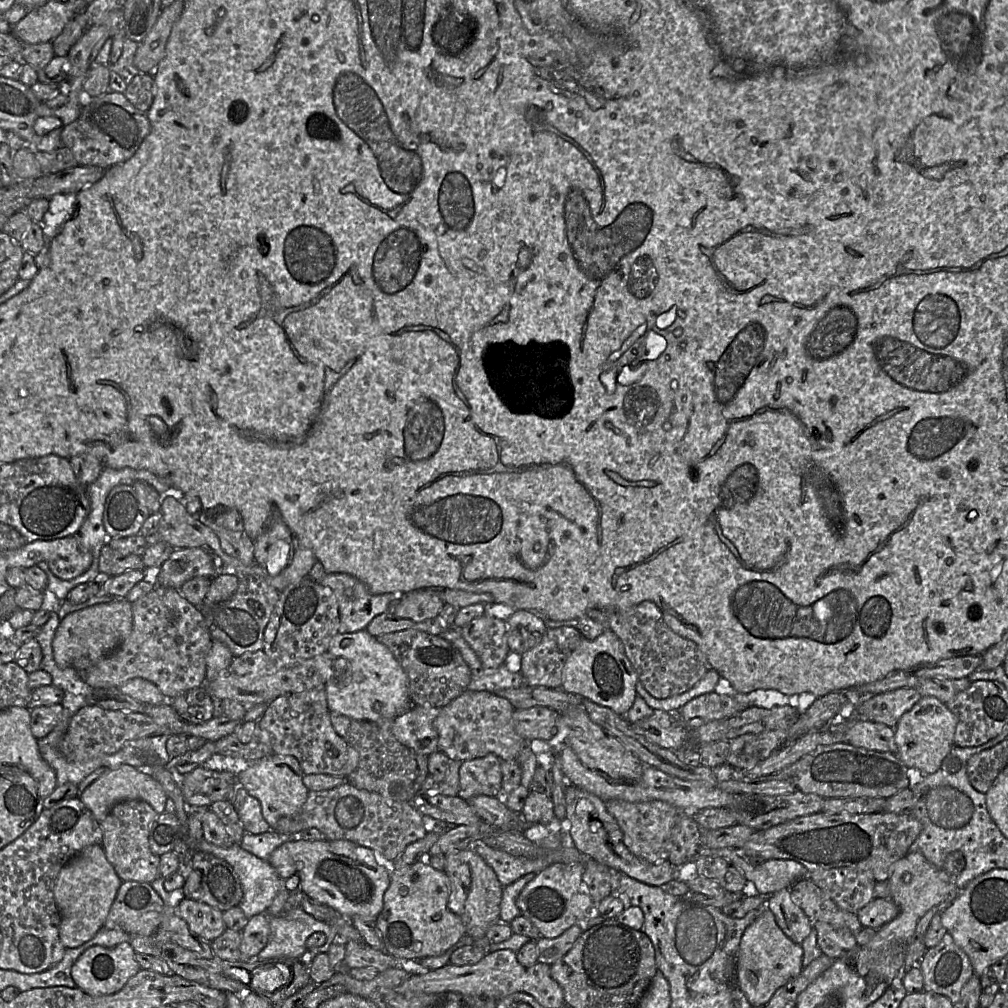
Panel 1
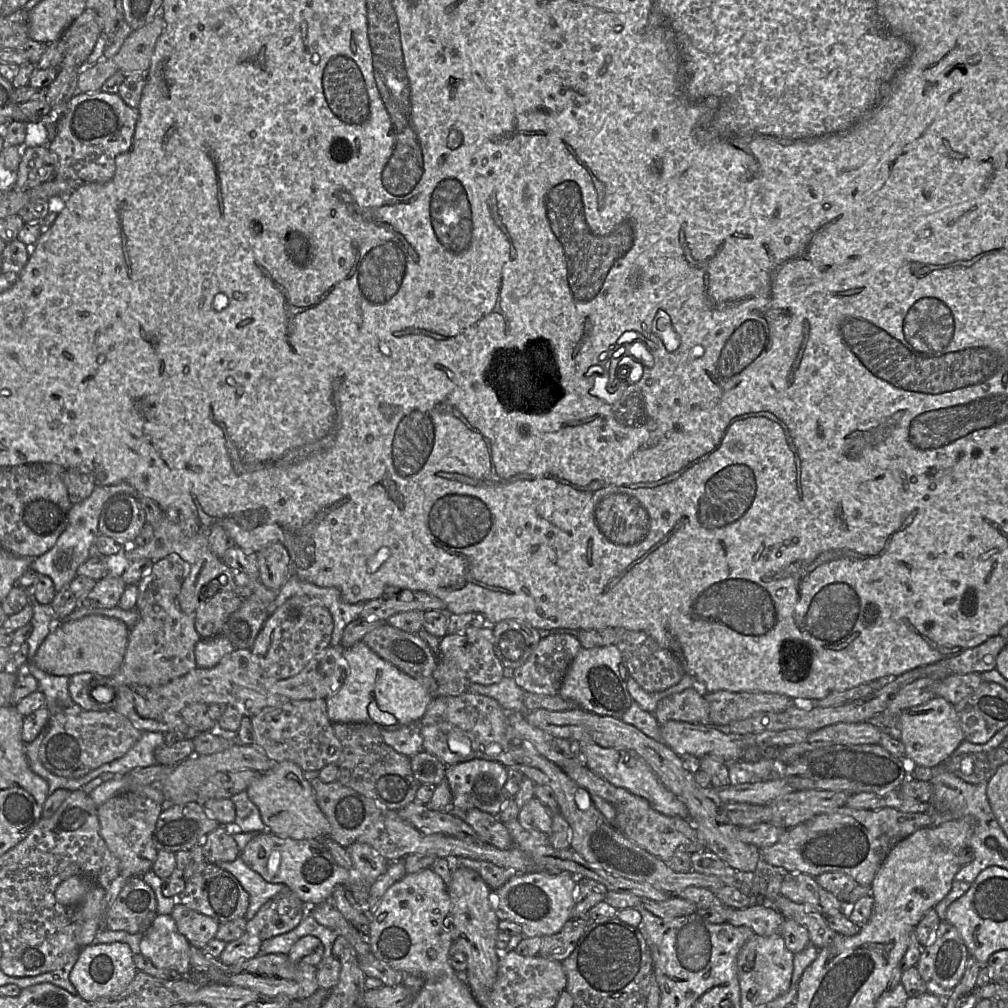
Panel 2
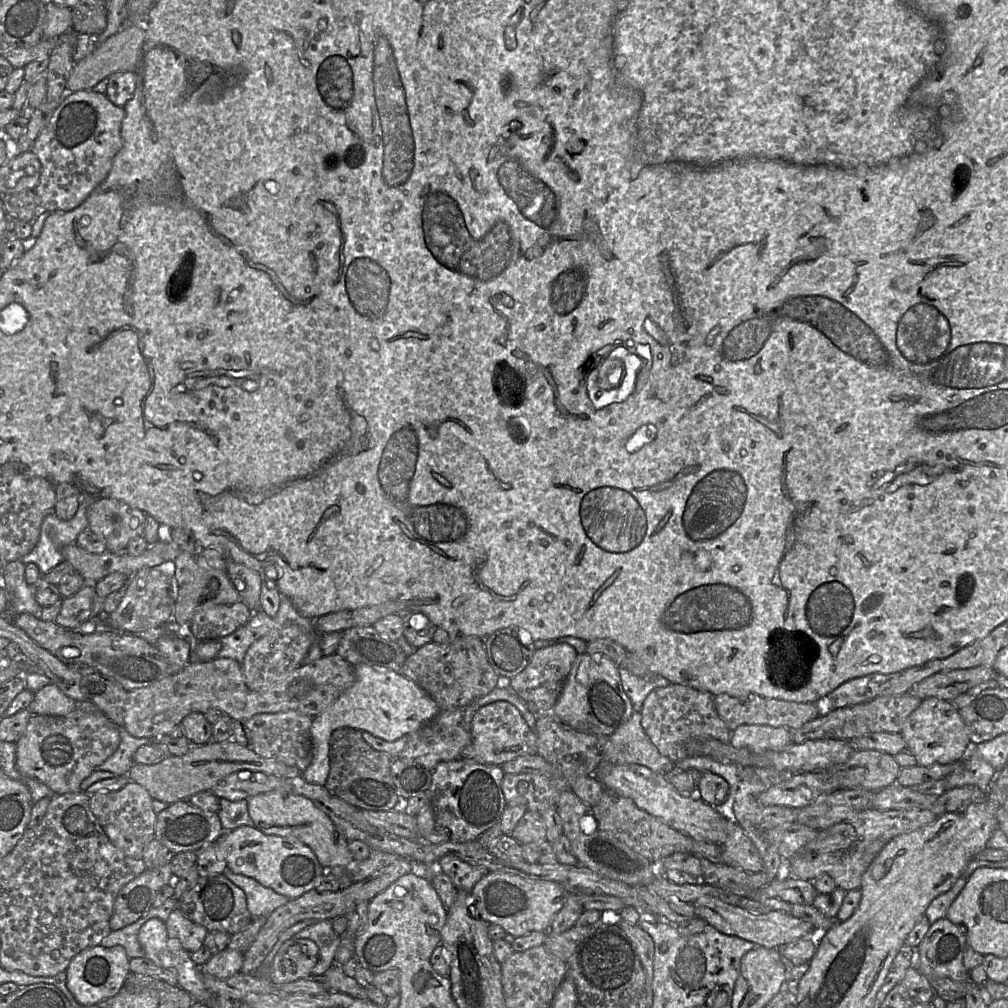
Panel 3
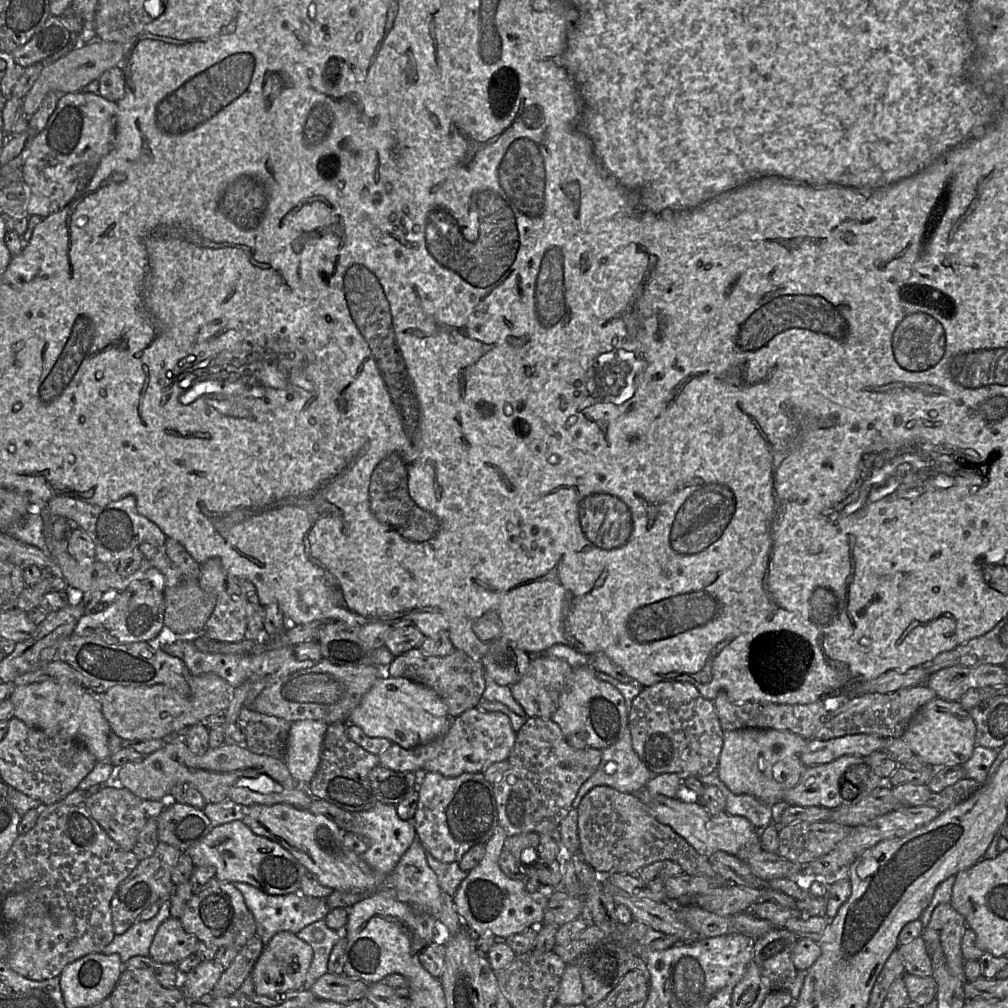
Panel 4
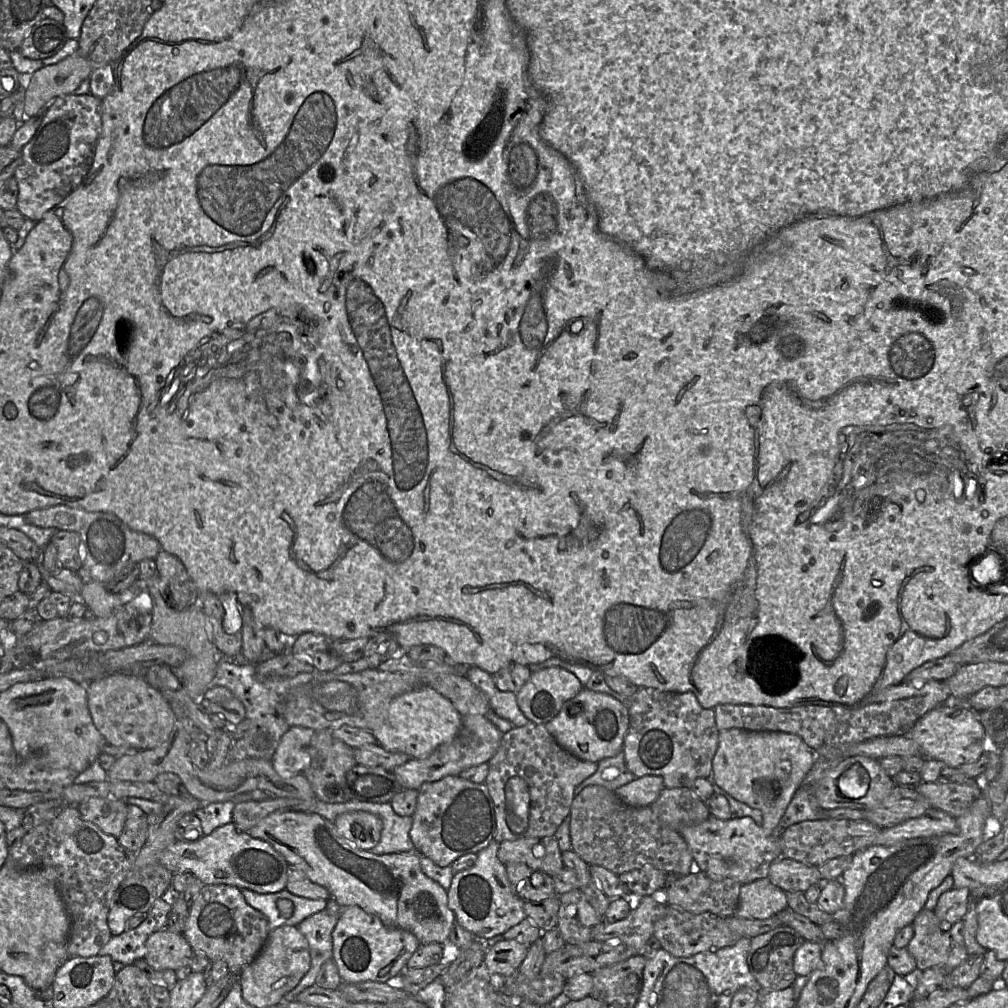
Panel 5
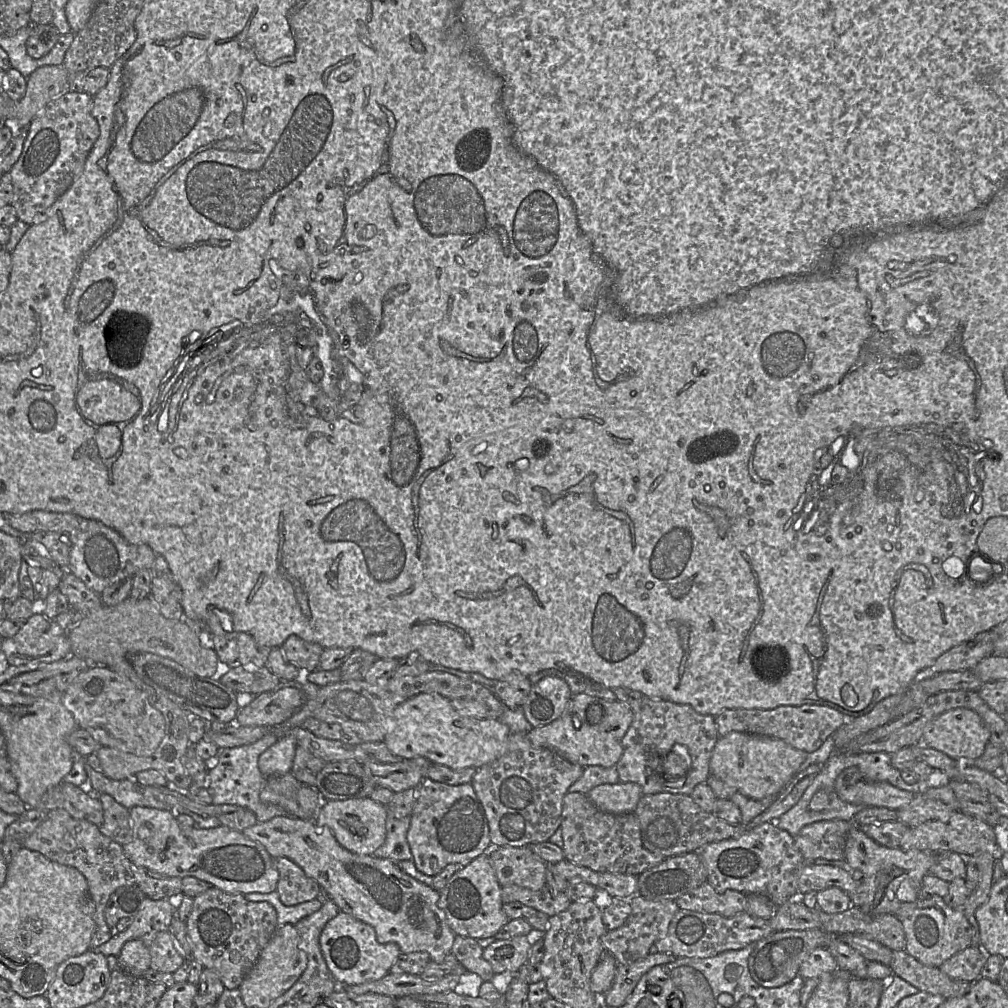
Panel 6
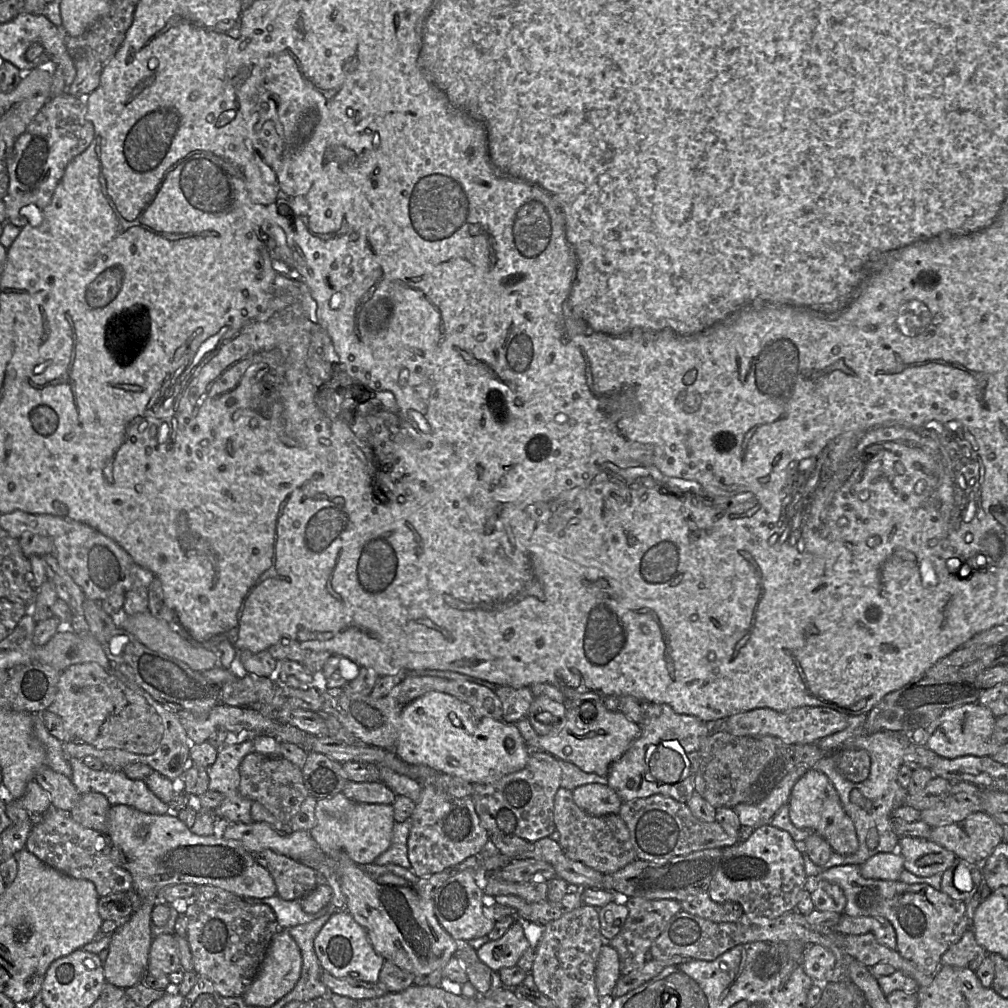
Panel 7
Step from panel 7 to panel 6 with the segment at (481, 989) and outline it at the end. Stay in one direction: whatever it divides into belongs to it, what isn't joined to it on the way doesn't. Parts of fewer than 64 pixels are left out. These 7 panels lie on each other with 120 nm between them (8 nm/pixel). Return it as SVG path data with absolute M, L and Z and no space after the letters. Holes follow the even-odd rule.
M455 935L450 953L468 972L478 974L486 982L491 981L495 973L491 964L483 958L483 951L476 939Z

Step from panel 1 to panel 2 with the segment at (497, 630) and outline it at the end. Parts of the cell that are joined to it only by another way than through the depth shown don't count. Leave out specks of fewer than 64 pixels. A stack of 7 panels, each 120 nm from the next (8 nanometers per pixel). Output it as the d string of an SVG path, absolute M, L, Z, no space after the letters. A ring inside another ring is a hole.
M479 620L455 634L441 638L438 664L433 677L438 684L437 697L458 696L465 693L472 683L492 685L500 682L504 677L504 670L494 652L493 626Z

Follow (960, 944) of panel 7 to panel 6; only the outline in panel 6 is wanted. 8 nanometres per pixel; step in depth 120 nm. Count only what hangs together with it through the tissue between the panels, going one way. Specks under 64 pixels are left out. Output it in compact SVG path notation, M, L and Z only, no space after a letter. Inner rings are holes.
M970 945L943 962L939 969L955 981L974 982L981 977L986 960L987 954L981 946Z

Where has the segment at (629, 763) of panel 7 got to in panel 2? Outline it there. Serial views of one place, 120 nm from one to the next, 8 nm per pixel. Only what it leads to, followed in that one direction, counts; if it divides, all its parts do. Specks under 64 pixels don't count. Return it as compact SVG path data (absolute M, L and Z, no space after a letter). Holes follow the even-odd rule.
M688 688L660 700L654 711L659 725L669 720L711 725L705 693L701 689Z

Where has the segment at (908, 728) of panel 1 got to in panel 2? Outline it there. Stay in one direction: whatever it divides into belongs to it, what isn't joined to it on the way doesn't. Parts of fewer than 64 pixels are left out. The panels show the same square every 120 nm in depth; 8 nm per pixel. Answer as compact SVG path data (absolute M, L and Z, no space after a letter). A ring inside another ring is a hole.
M939 696L903 711L897 718L894 732L904 744L906 760L913 760L923 767L934 767L942 763L965 740L954 705Z

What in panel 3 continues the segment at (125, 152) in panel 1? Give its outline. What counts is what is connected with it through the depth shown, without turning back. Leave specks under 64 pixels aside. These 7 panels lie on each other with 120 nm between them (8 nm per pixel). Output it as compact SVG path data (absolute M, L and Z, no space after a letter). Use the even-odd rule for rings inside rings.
M93 90L67 92L50 120L34 140L30 151L41 163L39 183L34 192L39 205L48 212L76 208L102 183L112 167L113 158L122 147L120 135L125 110L113 104L106 95Z

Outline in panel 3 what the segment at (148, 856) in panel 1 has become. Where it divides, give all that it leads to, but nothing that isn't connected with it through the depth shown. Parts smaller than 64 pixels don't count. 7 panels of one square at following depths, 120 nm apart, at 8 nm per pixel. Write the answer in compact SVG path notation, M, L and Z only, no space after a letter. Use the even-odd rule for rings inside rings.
M130 781L120 790L90 796L89 804L110 842L125 855L141 859L146 846L155 839L157 814L153 810L153 801L143 786Z

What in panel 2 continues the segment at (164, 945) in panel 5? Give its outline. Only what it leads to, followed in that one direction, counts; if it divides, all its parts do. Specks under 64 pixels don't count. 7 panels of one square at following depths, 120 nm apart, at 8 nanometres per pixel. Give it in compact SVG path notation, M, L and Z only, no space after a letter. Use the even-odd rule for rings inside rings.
M176 901L171 917L177 929L191 946L203 949L215 938L219 923L213 918L203 915Z

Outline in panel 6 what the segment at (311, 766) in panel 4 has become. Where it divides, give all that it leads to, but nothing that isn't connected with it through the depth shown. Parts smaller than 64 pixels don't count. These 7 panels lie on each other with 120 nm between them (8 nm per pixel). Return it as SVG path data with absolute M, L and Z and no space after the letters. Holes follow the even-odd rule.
M294 736L281 737L259 756L258 766L262 774L267 777L291 772L296 748Z

